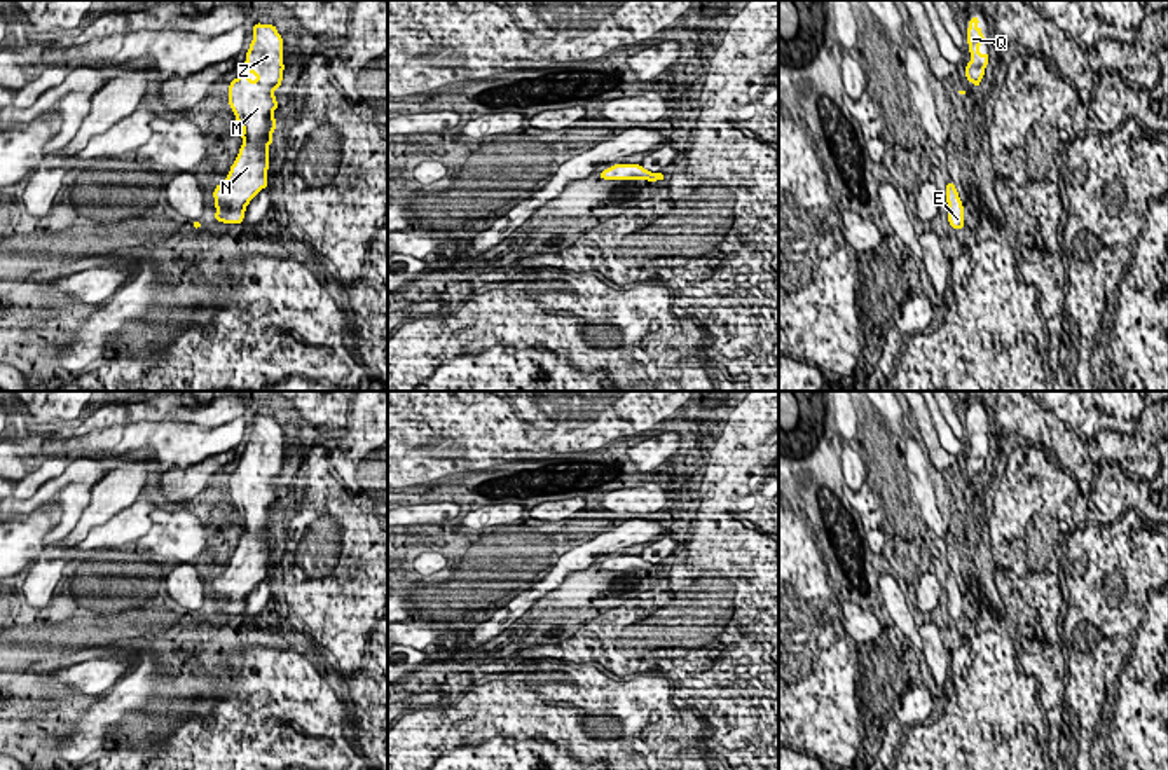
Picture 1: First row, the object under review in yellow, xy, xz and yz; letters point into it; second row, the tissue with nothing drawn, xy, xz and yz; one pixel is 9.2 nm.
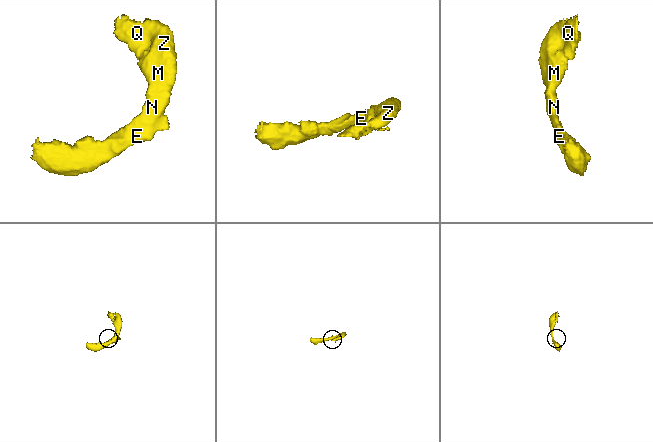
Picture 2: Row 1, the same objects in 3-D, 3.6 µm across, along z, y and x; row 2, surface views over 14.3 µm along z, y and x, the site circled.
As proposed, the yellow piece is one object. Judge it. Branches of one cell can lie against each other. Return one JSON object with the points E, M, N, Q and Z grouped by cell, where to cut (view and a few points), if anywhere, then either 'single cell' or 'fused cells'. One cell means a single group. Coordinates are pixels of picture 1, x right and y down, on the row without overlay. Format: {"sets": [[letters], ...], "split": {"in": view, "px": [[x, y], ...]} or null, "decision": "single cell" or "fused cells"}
{"sets": [["E", "M", "N", "Q", "Z"]], "split": null, "decision": "single cell"}

